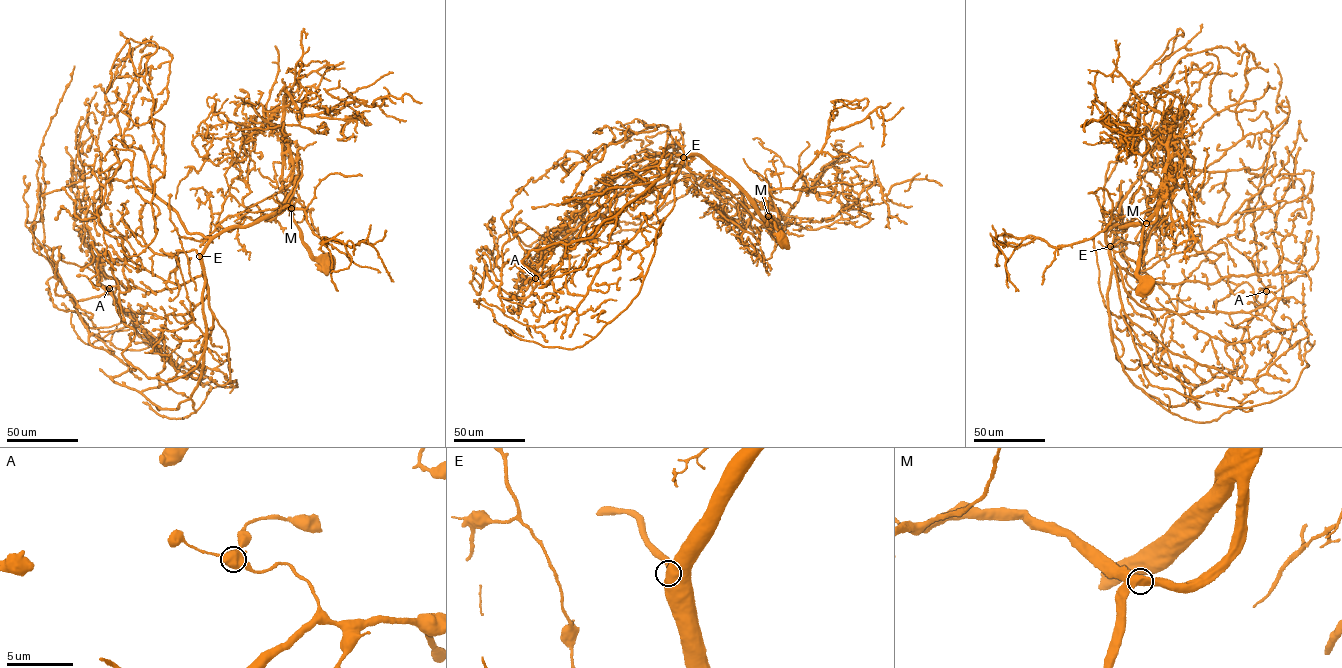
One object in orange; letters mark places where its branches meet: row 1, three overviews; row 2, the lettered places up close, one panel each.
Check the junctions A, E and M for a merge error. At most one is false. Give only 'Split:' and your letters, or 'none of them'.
Split: none of them

